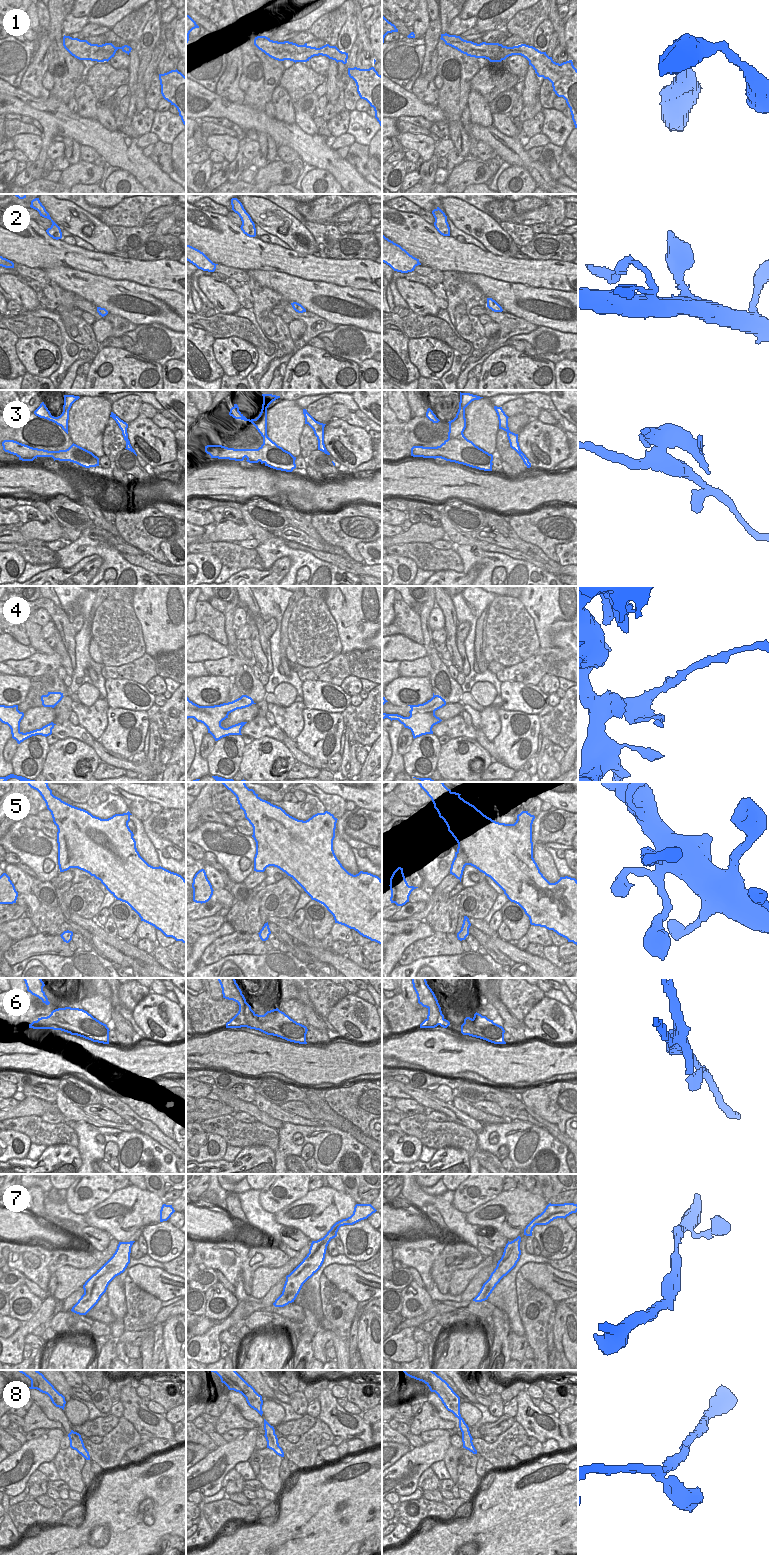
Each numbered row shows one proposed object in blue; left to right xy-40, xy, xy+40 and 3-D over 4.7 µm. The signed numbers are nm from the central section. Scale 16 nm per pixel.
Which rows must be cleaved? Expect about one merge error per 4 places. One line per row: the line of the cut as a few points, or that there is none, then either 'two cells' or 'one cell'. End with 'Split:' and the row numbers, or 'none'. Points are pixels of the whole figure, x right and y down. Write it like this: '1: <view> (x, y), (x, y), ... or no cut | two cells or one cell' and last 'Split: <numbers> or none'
1: no cut | one cell
2: no cut | one cell
3: xy+40 (462, 433), (448, 439) | two cells
4: xy+40 (415, 705), (422, 712), (432, 712), (434, 714) | two cells
5: no cut | one cell
6: xy (247, 1003), (245, 1005), (244, 1026) | two cells
7: no cut | one cell
8: no cut | one cell
Split: 3, 4, 6

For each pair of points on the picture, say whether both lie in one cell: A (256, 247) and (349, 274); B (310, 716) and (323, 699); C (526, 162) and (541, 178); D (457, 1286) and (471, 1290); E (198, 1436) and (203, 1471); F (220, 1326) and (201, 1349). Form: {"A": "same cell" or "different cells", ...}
{"A": "same cell", "B": "different cells", "C": "same cell", "D": "different cells", "E": "different cells", "F": "same cell"}

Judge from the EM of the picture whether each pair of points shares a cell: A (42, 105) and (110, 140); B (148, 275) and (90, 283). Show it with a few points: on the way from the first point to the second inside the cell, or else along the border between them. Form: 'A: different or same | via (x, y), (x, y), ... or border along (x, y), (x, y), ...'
A: same | via (54, 116), (65, 124), (70, 124), (91, 133)
B: different | border along (91, 274), (113, 279), (126, 279), (137, 283)

